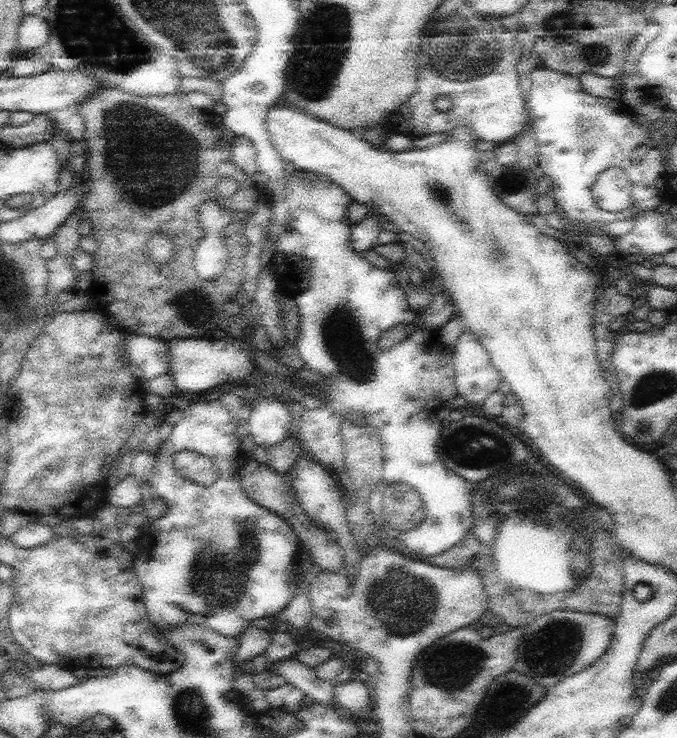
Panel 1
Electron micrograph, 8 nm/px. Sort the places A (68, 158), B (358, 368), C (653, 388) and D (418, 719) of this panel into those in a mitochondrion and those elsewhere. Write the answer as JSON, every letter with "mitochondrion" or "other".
{"A":"other","B":"mitochondrion","C":"mitochondrion","D":"other"}

